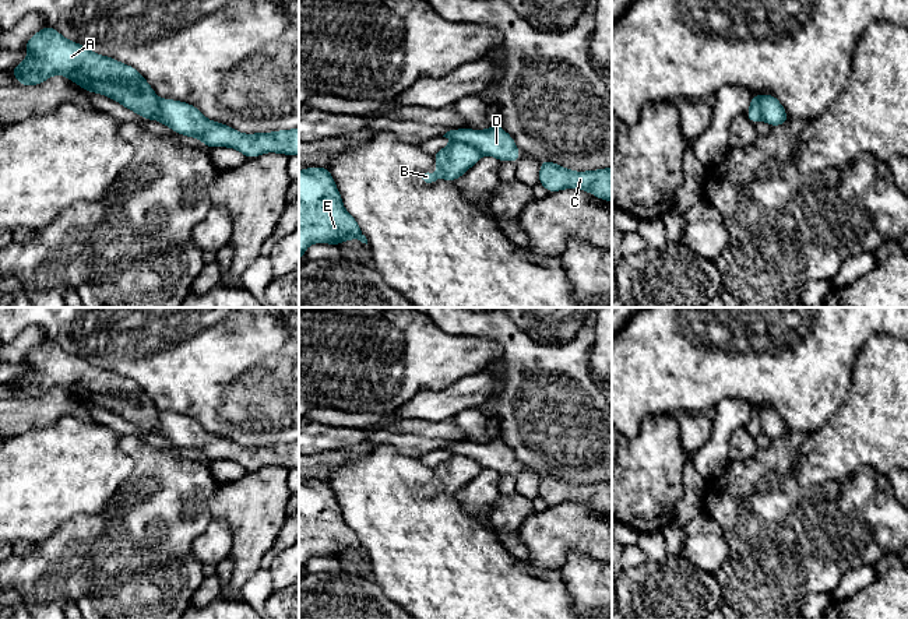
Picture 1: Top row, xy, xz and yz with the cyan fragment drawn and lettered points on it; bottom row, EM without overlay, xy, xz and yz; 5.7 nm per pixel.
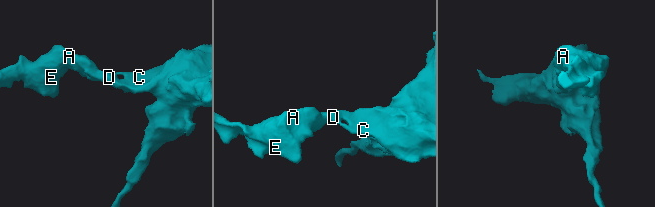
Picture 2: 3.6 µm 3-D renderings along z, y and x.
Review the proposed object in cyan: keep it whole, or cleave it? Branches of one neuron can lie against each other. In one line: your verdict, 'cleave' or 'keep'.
cleave

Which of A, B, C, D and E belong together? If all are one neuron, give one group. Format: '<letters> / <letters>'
A B E / C D

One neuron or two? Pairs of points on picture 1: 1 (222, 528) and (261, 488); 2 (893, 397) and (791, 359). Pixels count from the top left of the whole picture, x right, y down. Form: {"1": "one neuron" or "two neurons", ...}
{"1": "two neurons", "2": "two neurons"}

